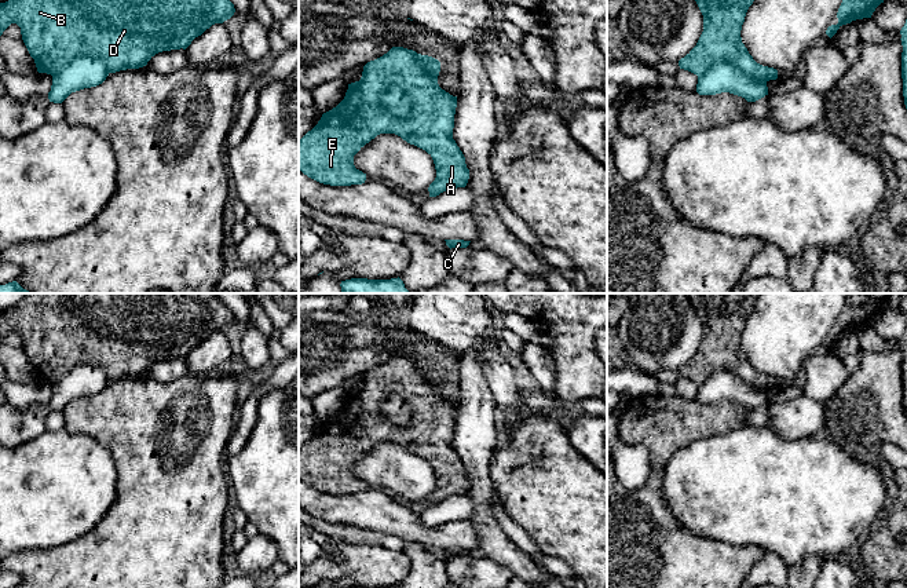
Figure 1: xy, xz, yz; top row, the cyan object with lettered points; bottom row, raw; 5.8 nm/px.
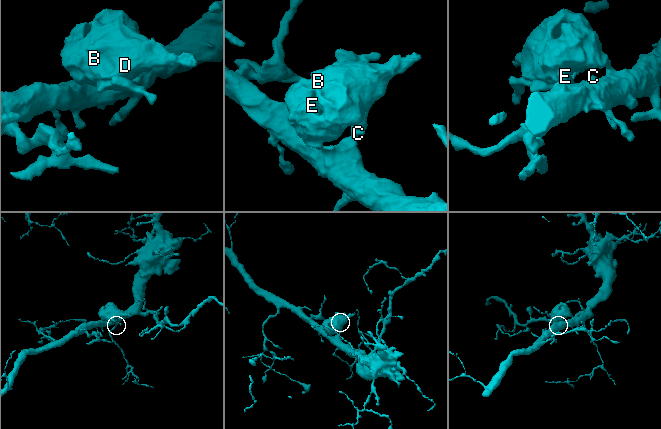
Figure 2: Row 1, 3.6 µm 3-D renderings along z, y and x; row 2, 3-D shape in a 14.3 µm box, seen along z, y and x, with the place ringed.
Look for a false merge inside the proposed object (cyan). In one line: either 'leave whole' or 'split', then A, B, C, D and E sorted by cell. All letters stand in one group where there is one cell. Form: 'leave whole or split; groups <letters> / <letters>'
split; groups A B D E / C

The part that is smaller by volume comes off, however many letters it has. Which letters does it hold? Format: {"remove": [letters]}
{"remove": ["A", "B", "D", "E"]}

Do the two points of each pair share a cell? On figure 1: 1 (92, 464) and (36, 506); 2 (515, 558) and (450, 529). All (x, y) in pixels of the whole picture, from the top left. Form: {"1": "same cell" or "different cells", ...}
{"1": "same cell", "2": "different cells"}

